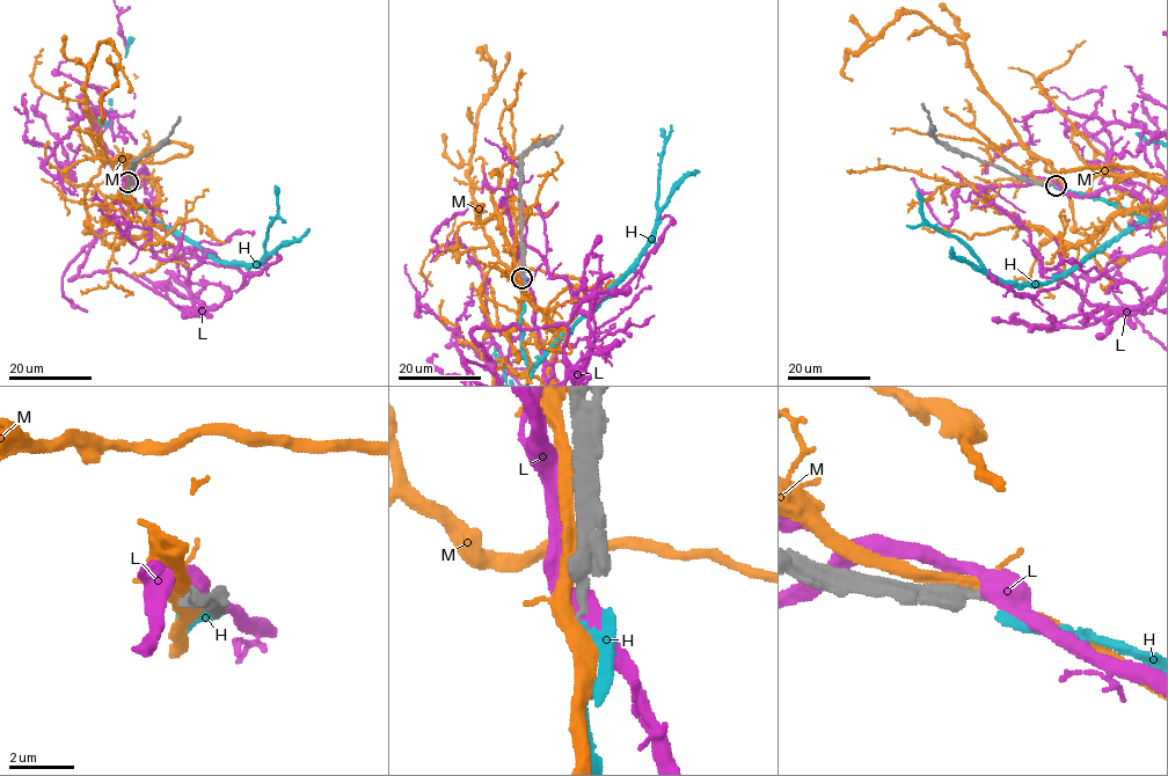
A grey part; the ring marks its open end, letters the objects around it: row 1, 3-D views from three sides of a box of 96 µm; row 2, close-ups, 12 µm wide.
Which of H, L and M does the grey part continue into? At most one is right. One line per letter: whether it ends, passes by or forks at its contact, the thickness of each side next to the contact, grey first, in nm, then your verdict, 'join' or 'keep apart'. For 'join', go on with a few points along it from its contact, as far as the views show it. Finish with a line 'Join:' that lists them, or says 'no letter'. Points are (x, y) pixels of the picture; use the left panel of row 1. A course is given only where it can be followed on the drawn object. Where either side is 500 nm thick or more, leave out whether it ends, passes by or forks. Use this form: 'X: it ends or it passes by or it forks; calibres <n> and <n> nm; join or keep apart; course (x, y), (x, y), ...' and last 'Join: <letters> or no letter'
H: it ends; calibres 200 and 200 nm; join; course (129, 182), (125, 195), (153, 218), (217, 261), (247, 268), (264, 255), (277, 212), (275, 185)
L: calibres 360 and 550 nm; keep apart
M: it forks; calibres 440 and 320 nm; keep apart
Join: H

